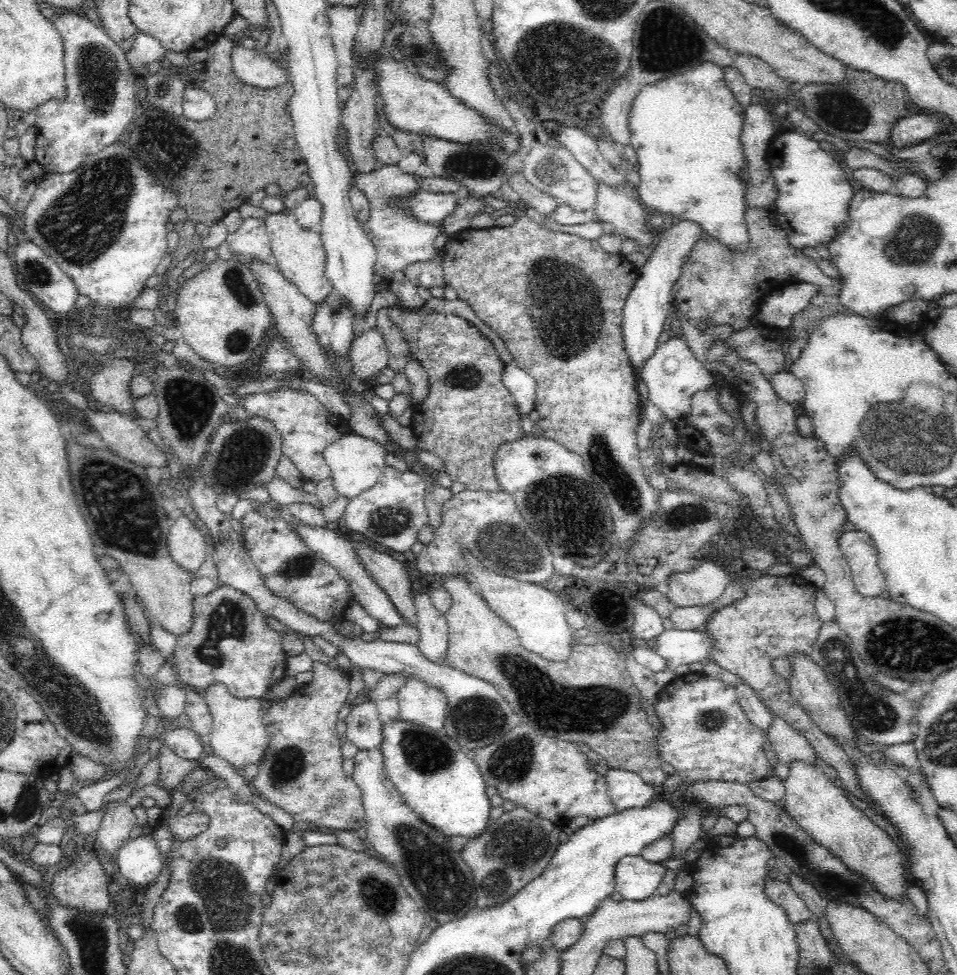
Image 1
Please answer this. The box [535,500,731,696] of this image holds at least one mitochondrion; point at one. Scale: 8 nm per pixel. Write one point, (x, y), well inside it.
(691, 514)

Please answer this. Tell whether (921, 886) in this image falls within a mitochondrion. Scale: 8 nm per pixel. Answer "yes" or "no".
no

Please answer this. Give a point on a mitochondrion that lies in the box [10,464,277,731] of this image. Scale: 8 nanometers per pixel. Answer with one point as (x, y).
(227, 619)

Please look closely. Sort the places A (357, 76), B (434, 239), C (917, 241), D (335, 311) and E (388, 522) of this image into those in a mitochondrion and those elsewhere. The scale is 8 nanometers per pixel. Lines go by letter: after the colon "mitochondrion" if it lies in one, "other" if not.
A: other
B: other
C: mitochondrion
D: mitochondrion
E: mitochondrion

